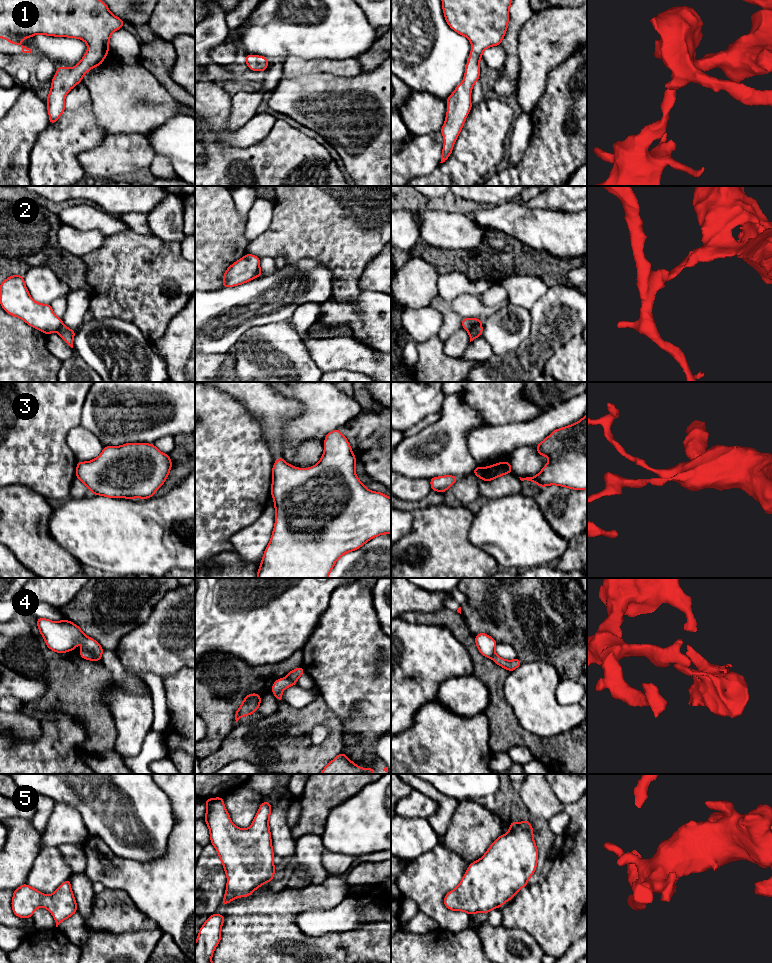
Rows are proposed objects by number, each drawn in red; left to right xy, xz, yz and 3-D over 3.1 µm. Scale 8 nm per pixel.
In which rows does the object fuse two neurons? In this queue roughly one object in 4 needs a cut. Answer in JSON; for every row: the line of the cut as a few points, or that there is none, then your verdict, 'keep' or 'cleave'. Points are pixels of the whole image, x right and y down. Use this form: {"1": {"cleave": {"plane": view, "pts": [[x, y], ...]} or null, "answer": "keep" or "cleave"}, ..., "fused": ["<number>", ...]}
{"1": {"cleave": null, "answer": "keep"}, "2": {"cleave": {"plane": "yz", "pts": [[481, 323], [478, 323], [469, 332]]}, "answer": "cleave"}, "3": {"cleave": null, "answer": "keep"}, "4": {"cleave": {"plane": "xy", "pts": [[80, 651], [85, 651], [100, 659]]}, "answer": "cleave"}, "5": {"cleave": null, "answer": "keep"}, "fused": ["2", "4"]}

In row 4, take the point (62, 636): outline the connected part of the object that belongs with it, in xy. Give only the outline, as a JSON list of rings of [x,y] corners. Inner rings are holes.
[[[37,618],[38,629],[49,649],[57,653],[76,650],[76,644],[81,643],[81,651],[101,659],[104,652],[100,644],[86,636],[79,626],[63,619],[54,622],[46,618]]]

